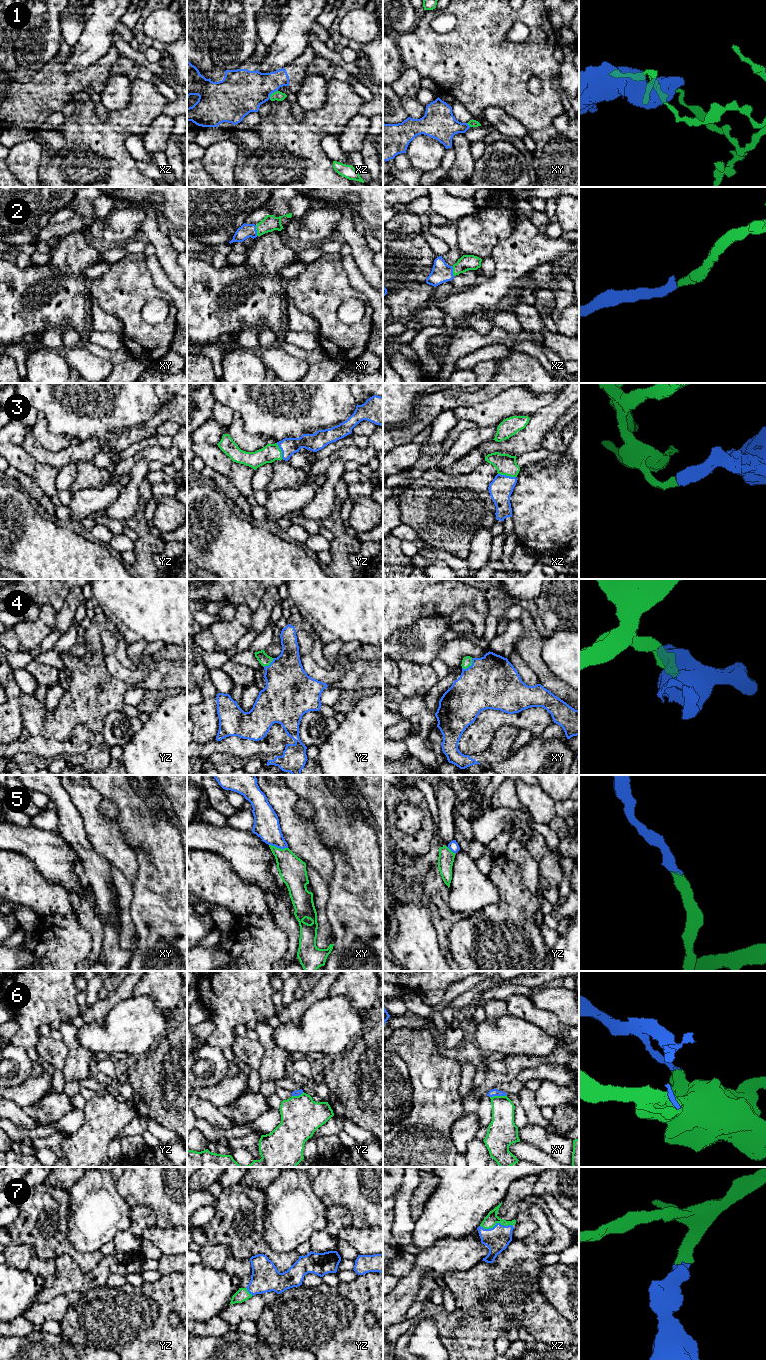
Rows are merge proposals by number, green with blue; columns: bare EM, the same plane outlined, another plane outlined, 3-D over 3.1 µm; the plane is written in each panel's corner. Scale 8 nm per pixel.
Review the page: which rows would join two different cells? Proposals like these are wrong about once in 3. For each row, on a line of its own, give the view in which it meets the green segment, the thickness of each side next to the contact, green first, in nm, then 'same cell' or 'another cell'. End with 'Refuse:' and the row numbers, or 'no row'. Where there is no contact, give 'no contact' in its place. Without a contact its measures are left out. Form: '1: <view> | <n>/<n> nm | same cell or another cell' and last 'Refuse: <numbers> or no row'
1: xz | 80/360 nm | another cell
2: xy | 130/110 nm | same cell
3: xz | 170/190 nm | same cell
4: xy | 80/440 nm | same cell
5: xy | 220/200 nm | same cell
6: xy | 200/60 nm | another cell
7: xz | 100/200 nm | same cell
Refuse: 1, 6

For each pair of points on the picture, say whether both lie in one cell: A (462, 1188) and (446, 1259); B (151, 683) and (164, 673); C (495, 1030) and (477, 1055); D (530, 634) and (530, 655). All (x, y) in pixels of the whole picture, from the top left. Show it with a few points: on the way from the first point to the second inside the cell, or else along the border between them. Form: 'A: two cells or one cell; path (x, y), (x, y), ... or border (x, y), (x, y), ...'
A: two cells; border (473, 1231), (459, 1238), (441, 1238), (429, 1247)
B: one cell; path (154, 681), (161, 676)
C: two cells; border (469, 1037), (484, 1053)
D: one cell; path (530, 639), (530, 650)

